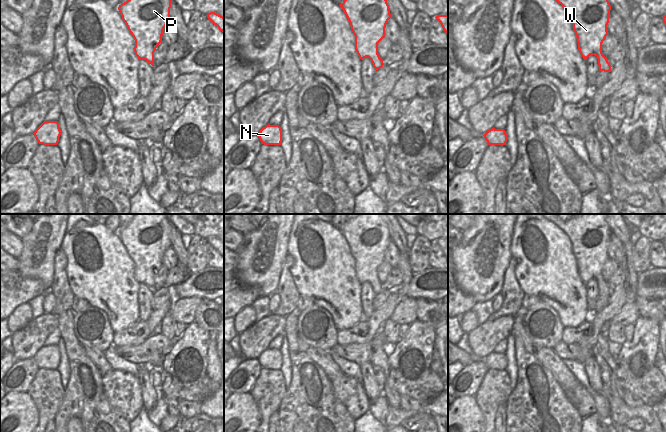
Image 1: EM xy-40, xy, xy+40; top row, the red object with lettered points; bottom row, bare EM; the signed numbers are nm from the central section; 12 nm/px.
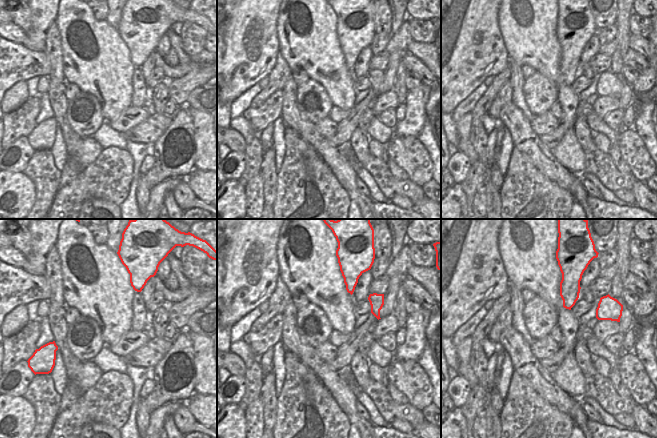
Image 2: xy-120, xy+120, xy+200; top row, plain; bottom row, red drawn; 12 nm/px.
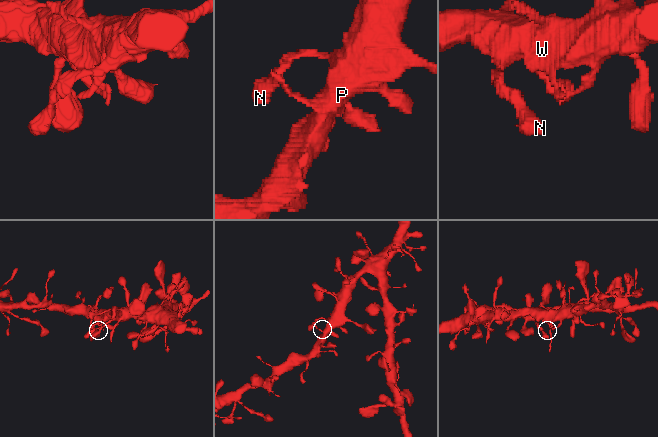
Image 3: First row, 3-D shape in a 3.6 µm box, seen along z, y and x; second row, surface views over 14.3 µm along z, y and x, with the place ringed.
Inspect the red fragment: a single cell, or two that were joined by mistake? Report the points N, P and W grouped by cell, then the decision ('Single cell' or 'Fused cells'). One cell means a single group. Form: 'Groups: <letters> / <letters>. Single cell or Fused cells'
Groups: N P W. Single cell

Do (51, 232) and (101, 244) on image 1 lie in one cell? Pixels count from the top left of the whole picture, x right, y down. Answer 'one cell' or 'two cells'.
two cells

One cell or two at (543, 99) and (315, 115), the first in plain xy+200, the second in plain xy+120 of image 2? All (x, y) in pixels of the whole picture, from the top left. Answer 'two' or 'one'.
one

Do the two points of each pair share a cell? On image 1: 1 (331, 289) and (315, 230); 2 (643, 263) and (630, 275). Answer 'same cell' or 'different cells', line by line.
1: same cell
2: different cells

